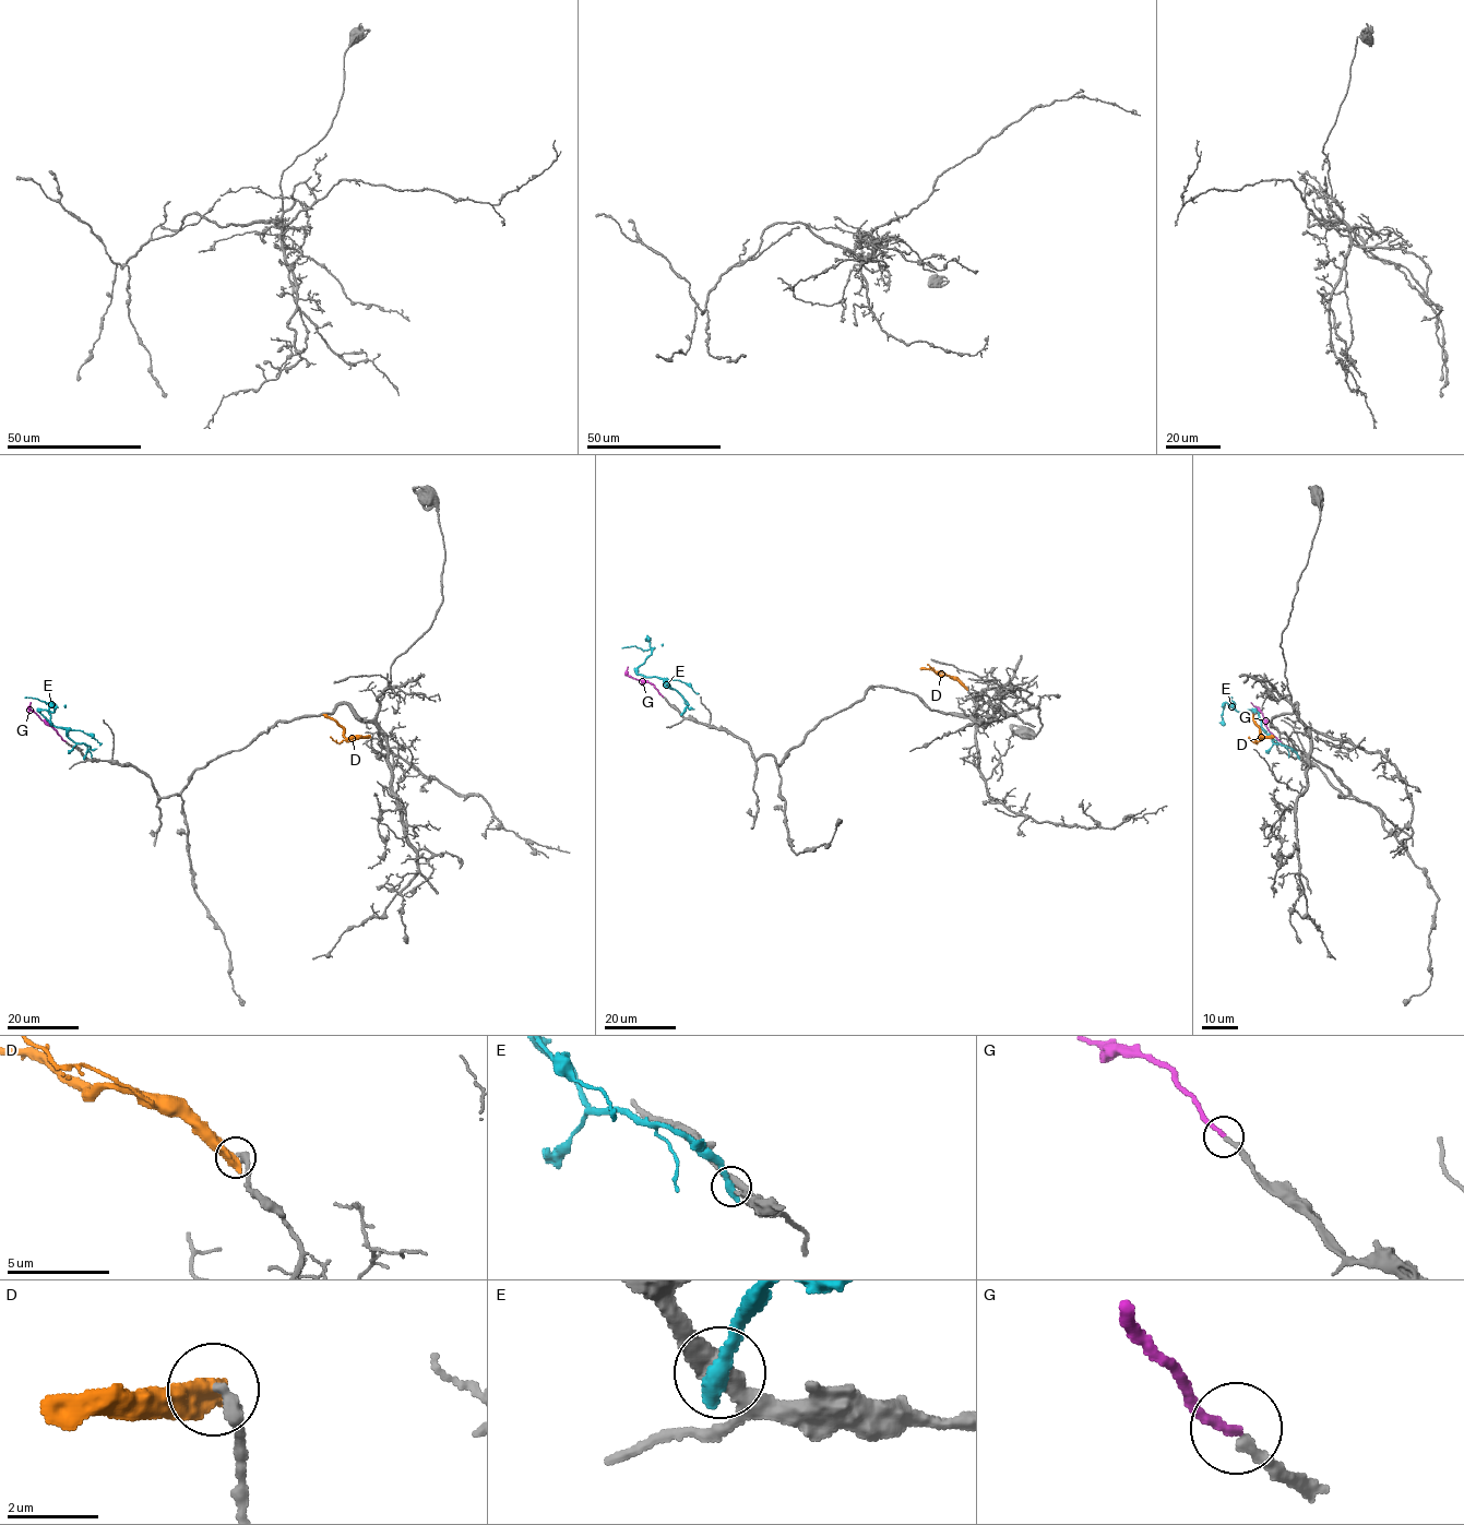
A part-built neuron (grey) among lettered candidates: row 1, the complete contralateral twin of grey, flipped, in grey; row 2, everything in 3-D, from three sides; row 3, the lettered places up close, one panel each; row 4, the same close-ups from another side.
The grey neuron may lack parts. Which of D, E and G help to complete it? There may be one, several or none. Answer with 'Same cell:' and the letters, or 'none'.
Same cell: none

